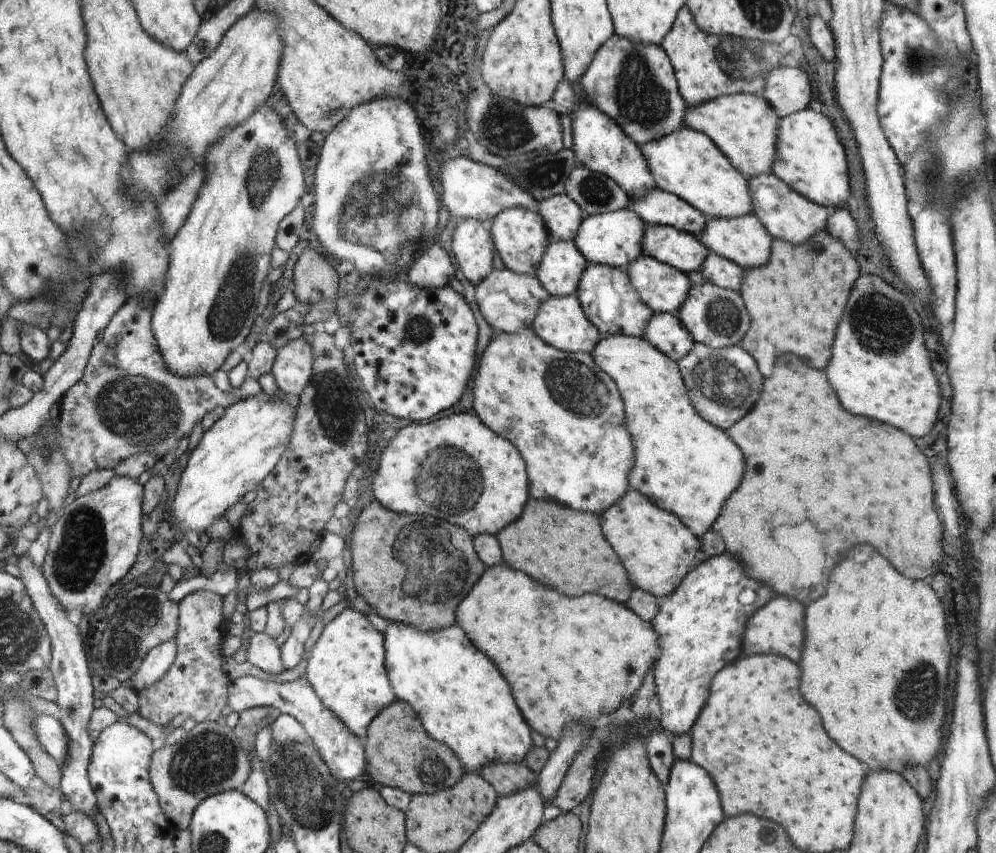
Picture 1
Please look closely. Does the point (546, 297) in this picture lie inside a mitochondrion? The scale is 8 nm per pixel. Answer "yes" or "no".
no

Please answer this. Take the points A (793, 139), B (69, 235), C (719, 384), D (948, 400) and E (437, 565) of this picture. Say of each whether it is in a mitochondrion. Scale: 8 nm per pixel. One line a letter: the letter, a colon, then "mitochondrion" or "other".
A: other
B: other
C: mitochondrion
D: other
E: mitochondrion

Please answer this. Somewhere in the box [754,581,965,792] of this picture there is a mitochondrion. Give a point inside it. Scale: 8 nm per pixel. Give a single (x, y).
(916, 692)

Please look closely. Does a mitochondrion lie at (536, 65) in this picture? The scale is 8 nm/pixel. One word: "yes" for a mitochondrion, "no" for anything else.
no

